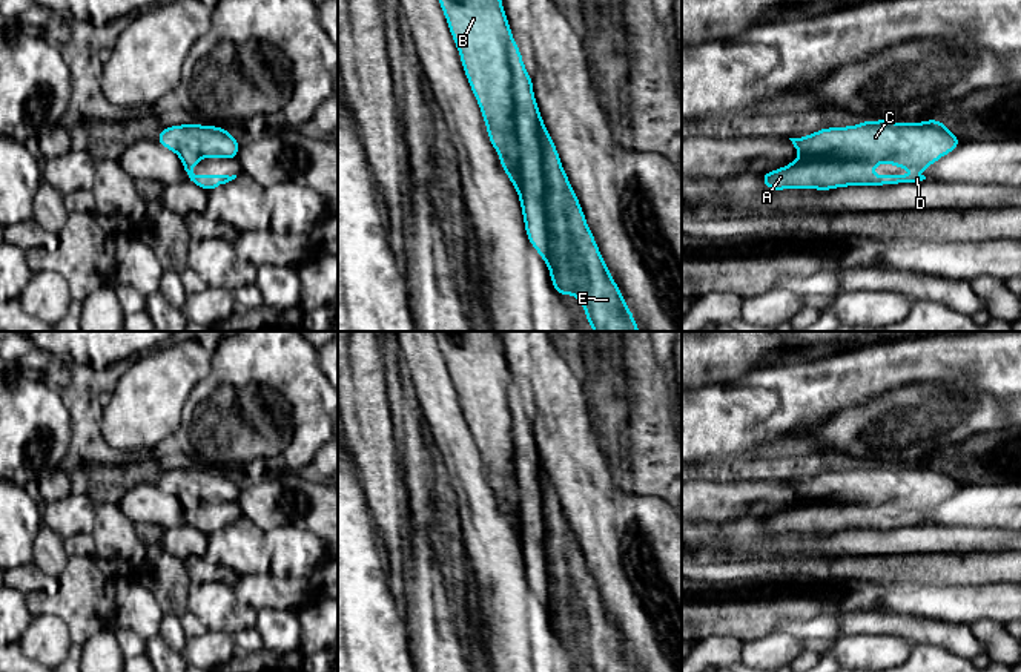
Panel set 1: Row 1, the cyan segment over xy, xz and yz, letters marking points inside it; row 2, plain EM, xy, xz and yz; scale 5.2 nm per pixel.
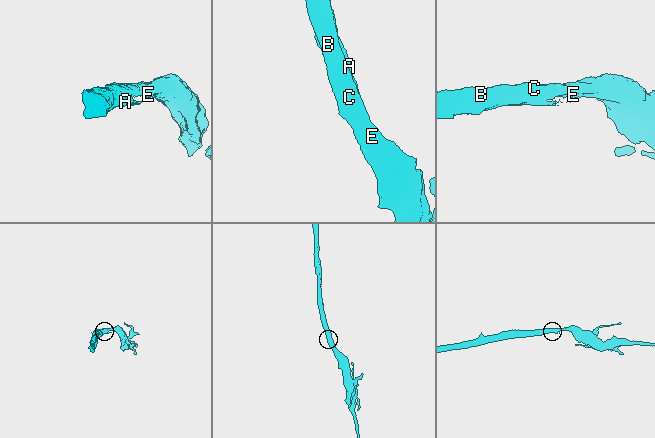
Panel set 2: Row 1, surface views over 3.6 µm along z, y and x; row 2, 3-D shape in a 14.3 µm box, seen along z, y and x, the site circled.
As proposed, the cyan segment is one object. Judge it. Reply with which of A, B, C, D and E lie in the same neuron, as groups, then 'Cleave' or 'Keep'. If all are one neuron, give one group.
Groups: A D / B C E. Cleave

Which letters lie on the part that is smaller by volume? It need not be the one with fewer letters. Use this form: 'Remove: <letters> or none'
Remove: A, D

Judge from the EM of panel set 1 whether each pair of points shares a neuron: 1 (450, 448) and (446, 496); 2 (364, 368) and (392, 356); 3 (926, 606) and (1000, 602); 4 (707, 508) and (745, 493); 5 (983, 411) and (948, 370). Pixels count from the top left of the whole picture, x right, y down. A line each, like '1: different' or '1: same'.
1: different
2: different
3: same
4: same
5: different

